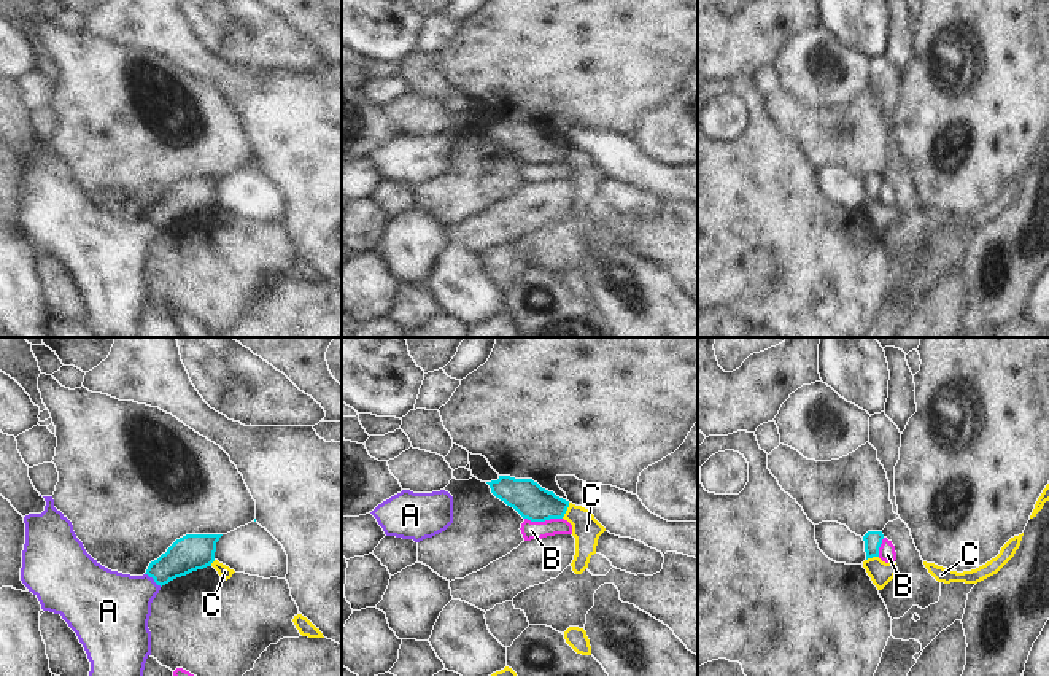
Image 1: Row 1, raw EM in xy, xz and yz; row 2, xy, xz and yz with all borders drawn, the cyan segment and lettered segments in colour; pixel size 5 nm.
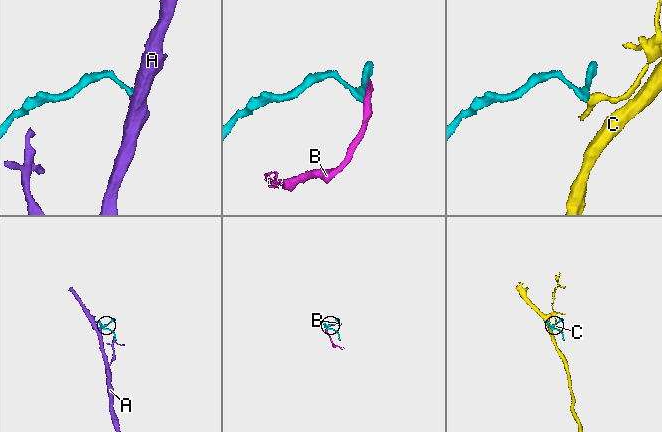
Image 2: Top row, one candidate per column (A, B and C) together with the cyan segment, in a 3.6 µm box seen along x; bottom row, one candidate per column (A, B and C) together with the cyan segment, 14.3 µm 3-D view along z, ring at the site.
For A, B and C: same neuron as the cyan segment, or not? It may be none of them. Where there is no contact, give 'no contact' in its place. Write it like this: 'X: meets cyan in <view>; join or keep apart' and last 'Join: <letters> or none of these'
A: meets cyan in xy; join
B: meets cyan in xz; keep apart
C: meets cyan in xz; keep apart
Join: A

